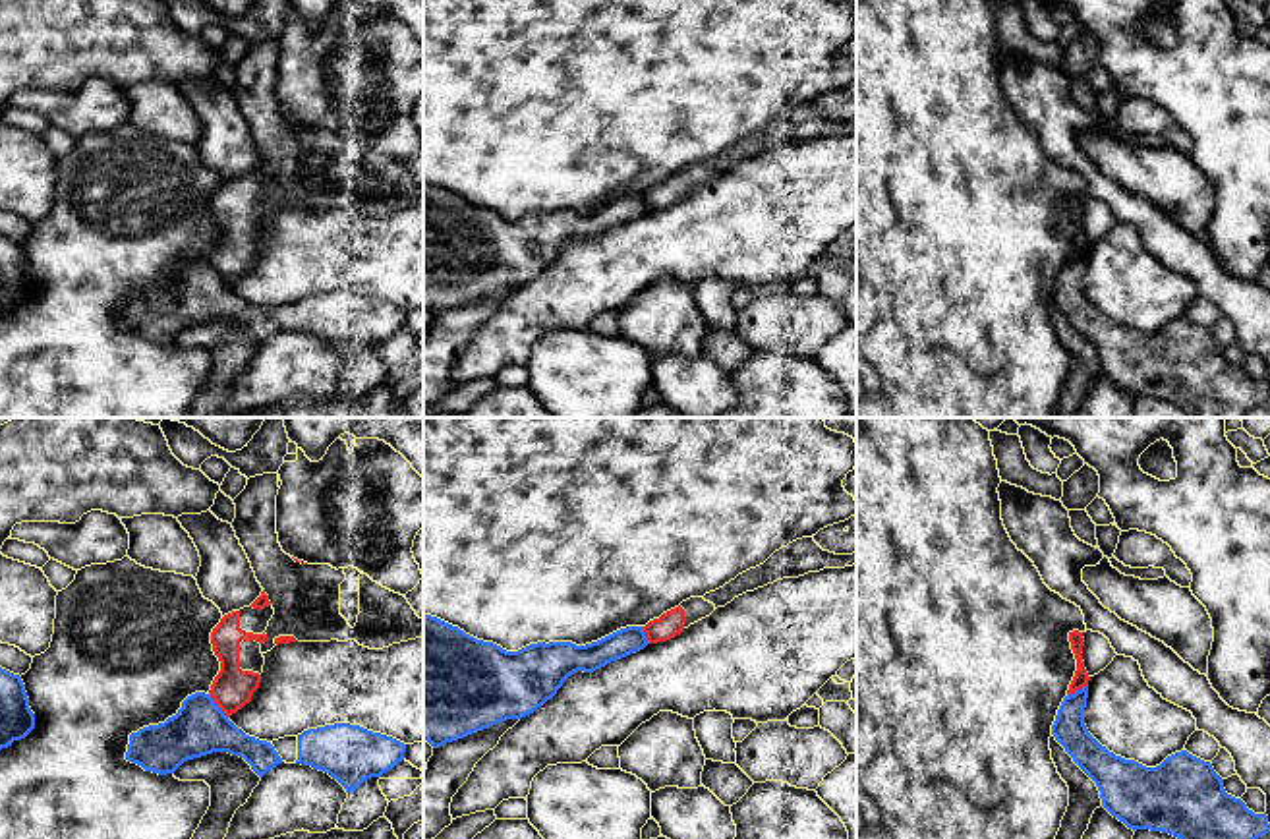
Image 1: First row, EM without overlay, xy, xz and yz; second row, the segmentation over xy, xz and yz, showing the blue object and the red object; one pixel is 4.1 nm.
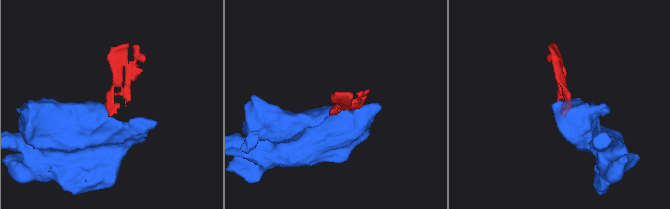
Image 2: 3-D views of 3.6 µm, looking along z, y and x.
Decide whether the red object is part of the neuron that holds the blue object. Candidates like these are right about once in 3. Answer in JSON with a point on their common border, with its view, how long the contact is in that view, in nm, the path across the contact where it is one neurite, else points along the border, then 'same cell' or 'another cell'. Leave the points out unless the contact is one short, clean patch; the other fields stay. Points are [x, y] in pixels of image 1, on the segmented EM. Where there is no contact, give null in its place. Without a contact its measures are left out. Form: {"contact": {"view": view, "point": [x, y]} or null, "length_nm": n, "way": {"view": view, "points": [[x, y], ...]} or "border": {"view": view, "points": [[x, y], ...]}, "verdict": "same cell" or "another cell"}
{"contact": {"view": "xy", "point": [217, 706]}, "length_nm": 130, "border": {"view": "xy", "points": [[207, 694], [227, 718]]}, "verdict": "another cell"}

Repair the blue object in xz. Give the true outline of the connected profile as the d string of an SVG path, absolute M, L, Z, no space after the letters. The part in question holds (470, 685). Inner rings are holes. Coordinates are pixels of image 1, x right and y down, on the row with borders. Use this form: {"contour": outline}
{"contour": "M423 613L423 740L439 748L501 721L522 719L551 700L570 675L593 673L648 644L644 626L626 626L586 646L537 642L506 651Z"}

